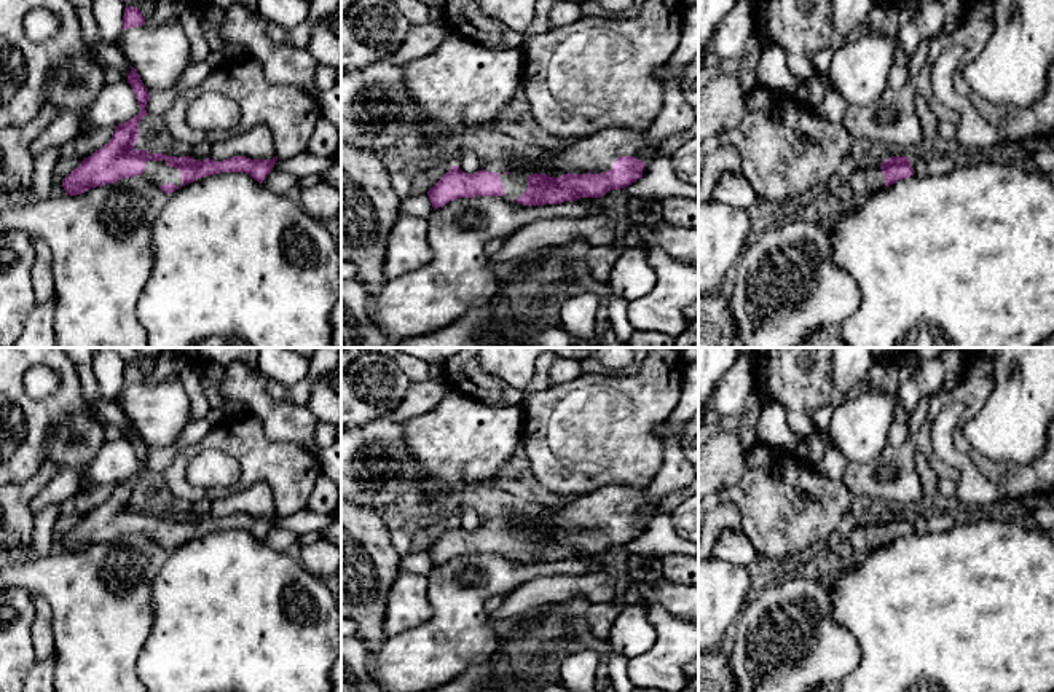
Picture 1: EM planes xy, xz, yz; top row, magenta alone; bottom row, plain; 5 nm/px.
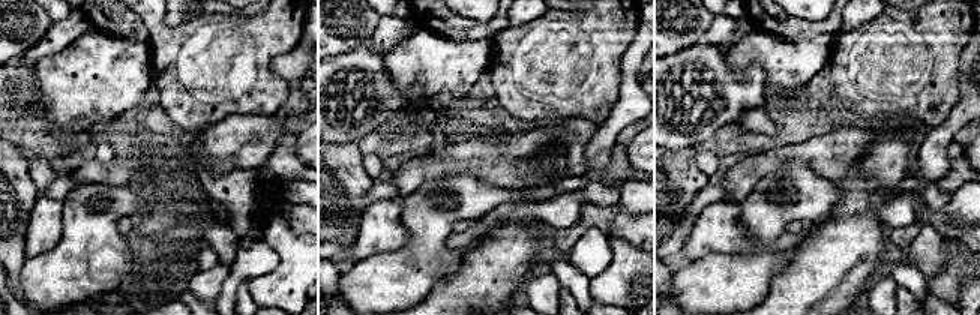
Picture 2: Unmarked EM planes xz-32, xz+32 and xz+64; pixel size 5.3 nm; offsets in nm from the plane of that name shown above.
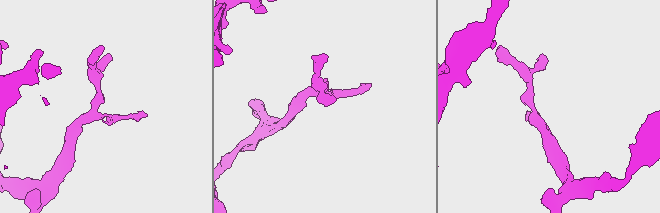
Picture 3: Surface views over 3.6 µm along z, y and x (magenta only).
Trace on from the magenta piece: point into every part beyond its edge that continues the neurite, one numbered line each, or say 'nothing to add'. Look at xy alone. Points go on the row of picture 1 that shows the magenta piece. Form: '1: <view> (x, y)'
1: xy (158, 171)

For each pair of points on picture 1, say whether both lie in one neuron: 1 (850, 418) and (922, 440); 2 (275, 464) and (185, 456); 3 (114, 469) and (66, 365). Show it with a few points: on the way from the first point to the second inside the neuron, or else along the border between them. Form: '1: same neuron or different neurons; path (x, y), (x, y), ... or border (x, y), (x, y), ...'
1: different neurons; border (887, 444), (874, 460), (865, 463), (853, 461)
2: same neuron; path (252, 450), (244, 442), (208, 442)
3: different neurons; border (106, 442), (96, 455)

